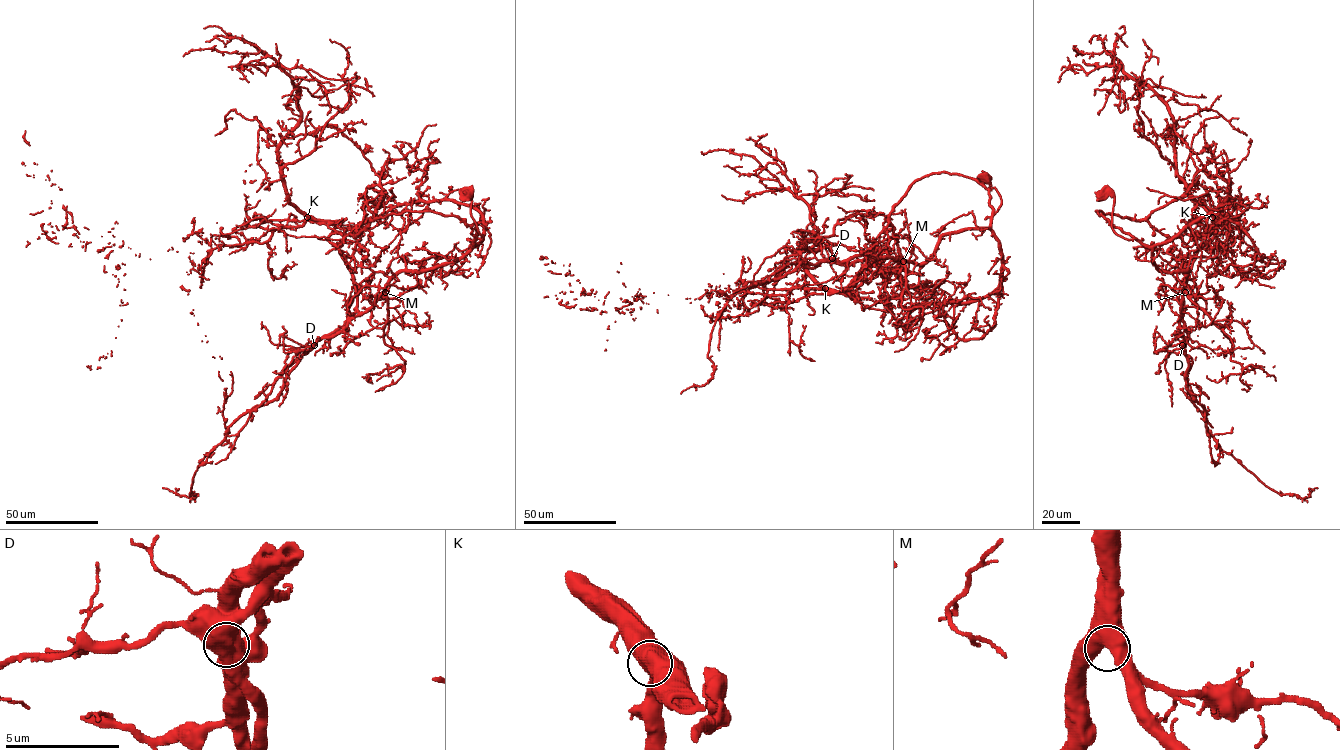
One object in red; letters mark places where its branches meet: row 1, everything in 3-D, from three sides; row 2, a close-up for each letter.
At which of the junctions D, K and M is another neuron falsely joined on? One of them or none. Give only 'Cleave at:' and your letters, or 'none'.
Cleave at: D

